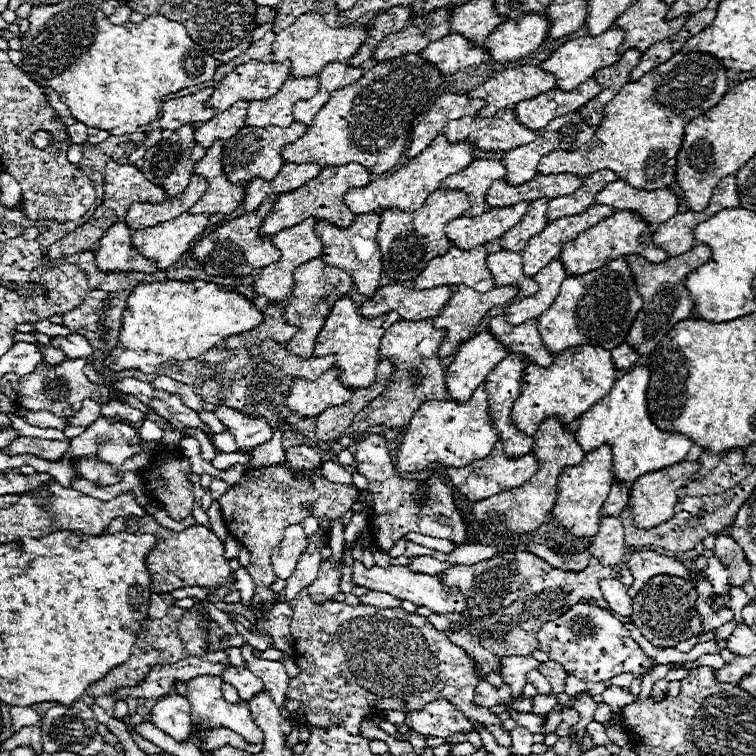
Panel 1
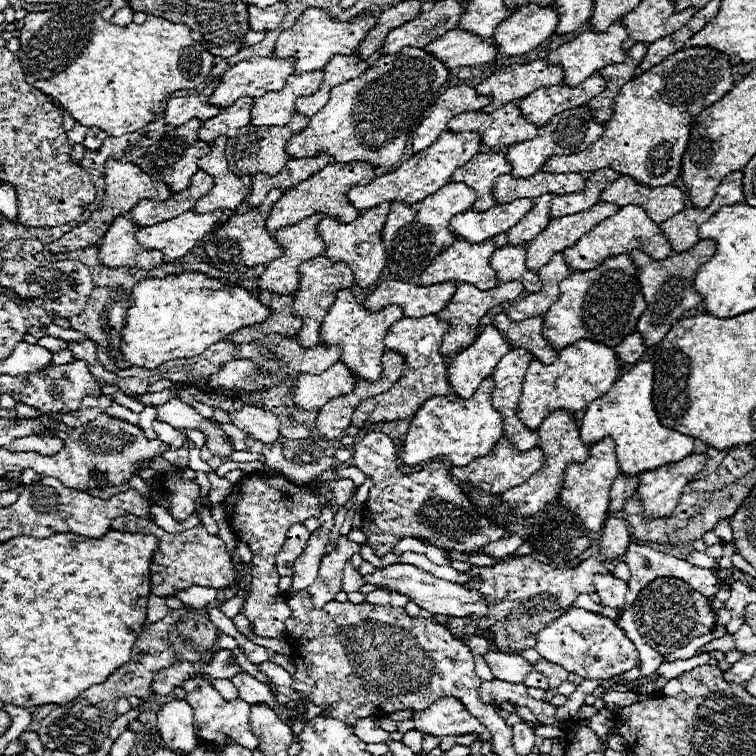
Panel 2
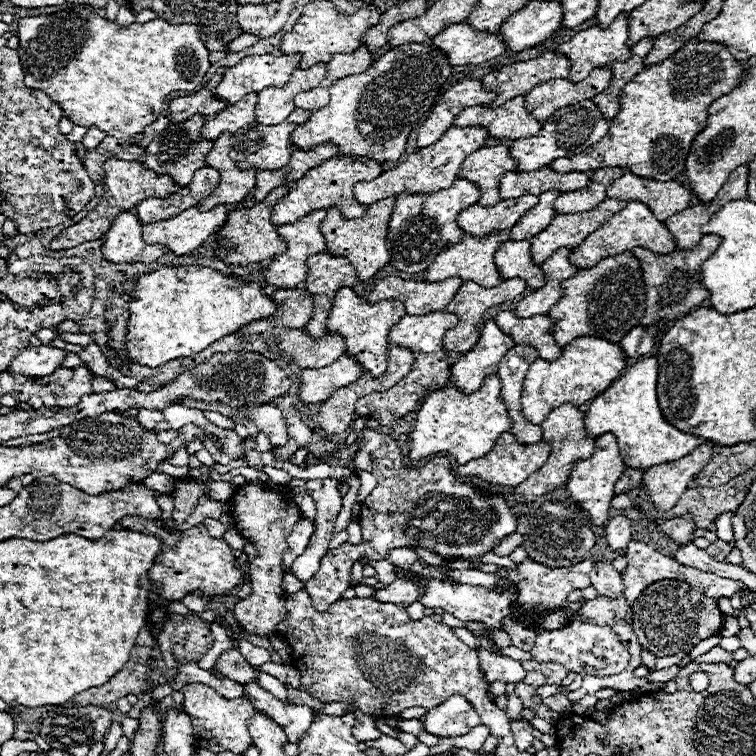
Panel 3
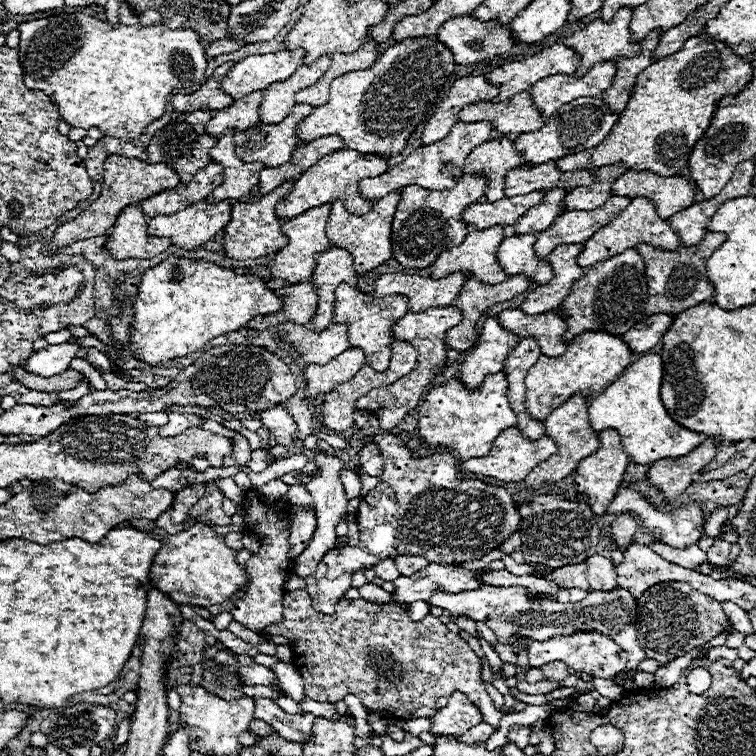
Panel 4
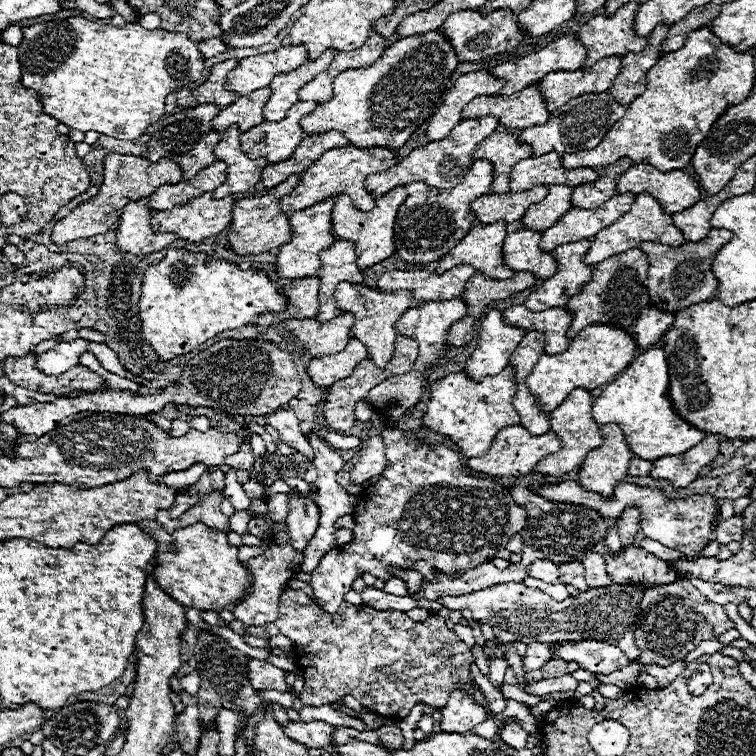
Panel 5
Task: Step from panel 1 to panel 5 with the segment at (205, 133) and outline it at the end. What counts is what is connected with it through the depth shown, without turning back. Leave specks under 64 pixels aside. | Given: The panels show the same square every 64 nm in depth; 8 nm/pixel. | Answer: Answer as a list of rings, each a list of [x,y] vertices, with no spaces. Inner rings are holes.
[[[264,88],[252,94],[246,94],[244,98],[238,98],[236,102],[232,102],[232,106],[226,106],[224,110],[220,110],[220,114],[210,122],[212,130],[222,132],[236,124],[242,132],[246,132],[262,124],[264,122],[262,110],[264,110],[264,104],[268,102],[268,96],[270,96],[270,88]]]

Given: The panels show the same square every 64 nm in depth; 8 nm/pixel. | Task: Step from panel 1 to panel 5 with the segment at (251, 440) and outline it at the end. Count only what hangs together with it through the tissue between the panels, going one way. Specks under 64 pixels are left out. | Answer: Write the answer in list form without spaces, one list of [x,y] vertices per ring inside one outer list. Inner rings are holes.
[[[278,408],[276,412],[266,414],[266,422],[268,422],[268,426],[272,426],[272,428],[278,432],[278,436],[280,436],[280,440],[282,440],[284,444],[288,444],[288,446],[292,446],[294,450],[302,452],[306,458],[312,458],[312,456],[314,456],[310,444],[306,442],[304,434],[300,432],[298,418],[294,416],[292,410]]]

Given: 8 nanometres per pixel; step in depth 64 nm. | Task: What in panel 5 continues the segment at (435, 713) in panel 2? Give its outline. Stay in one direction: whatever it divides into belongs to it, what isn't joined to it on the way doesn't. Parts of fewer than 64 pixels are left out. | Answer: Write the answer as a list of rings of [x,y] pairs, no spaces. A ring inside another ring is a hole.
[[[472,688],[454,690],[448,704],[440,710],[440,728],[444,732],[466,734],[476,724],[486,720],[486,710],[472,700]]]

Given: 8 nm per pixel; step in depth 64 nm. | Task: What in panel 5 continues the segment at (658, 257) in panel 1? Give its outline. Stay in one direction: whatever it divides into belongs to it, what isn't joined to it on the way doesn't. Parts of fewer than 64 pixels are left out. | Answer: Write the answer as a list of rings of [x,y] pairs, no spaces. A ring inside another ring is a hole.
[[[644,192],[640,196],[636,196],[636,200],[632,202],[632,208],[624,216],[620,216],[614,224],[600,230],[600,234],[596,234],[596,238],[592,238],[592,246],[584,254],[584,262],[586,264],[602,262],[602,260],[606,260],[610,256],[616,256],[620,252],[636,248],[636,244],[640,244],[640,242],[660,242],[660,244],[668,244],[672,248],[678,248],[678,246],[682,246],[686,242],[682,232],[672,224],[672,216],[664,214],[660,204],[652,196],[648,196]]]

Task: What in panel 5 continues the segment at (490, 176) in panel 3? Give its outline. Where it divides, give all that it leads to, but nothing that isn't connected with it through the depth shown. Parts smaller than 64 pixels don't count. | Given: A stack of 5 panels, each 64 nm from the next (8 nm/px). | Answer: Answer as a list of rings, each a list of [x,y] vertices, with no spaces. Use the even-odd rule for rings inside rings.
[[[494,132],[490,134],[476,150],[472,152],[474,160],[488,160],[494,166],[494,180],[492,180],[492,192],[504,194],[508,192],[510,172],[512,166],[524,158],[530,156],[530,146],[520,146],[518,138],[510,132]]]

